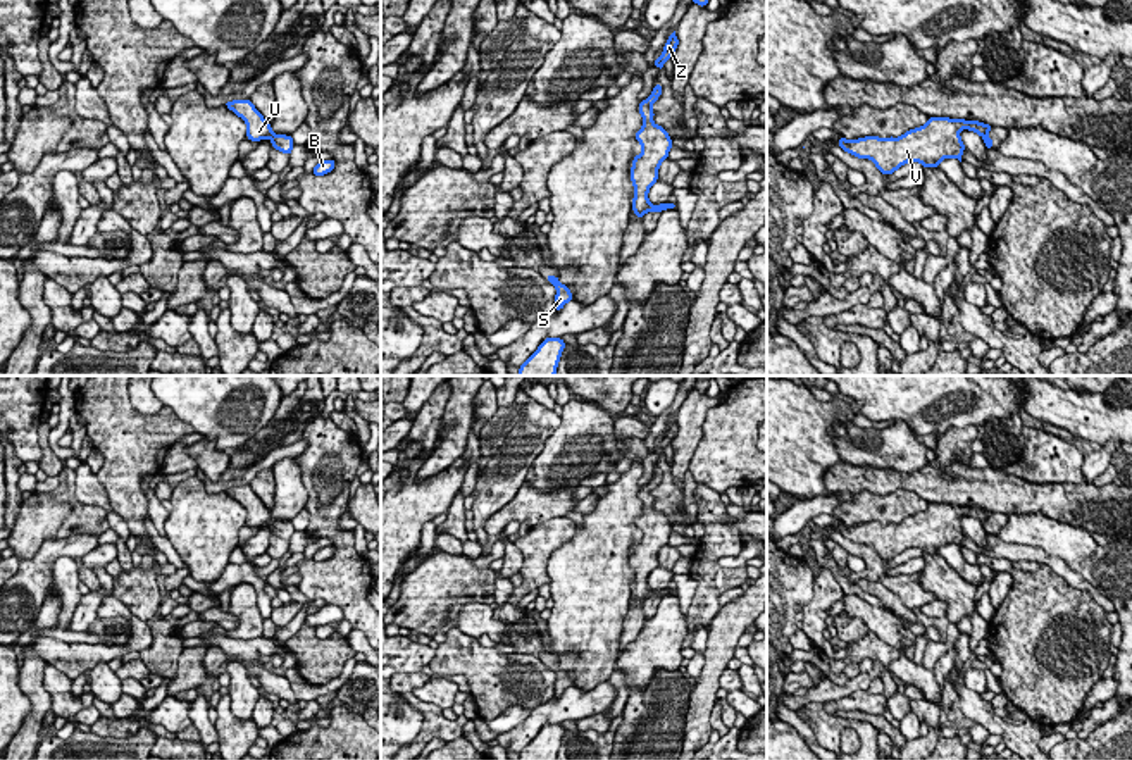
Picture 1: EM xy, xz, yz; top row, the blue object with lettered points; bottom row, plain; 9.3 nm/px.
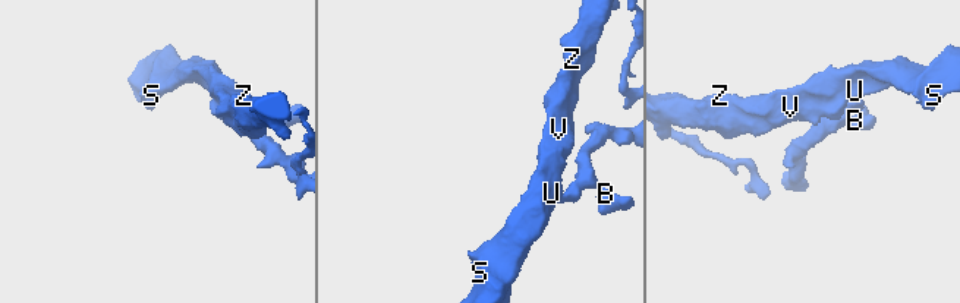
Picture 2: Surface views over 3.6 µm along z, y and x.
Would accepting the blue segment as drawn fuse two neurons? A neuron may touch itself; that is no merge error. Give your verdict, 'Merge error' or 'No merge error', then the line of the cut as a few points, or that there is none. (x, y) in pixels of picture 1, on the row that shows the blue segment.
Merge error. Split along xy (273, 133), (266, 137)

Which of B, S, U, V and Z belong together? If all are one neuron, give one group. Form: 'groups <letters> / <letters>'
groups B / S U V Z

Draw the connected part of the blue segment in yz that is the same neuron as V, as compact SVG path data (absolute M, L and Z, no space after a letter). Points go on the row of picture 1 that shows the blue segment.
M929 117L925 126L899 138L865 136L849 141L841 136L837 145L858 159L870 159L882 174L893 174L906 162L920 162L924 167L939 167L939 162L949 157L961 162L965 145L960 131L970 129L986 136L991 128L979 121Z

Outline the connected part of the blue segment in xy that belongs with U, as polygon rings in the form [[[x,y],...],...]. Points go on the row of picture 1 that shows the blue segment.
[[[250,98],[226,102],[224,105],[246,122],[246,138],[248,140],[260,141],[272,134],[271,124],[255,109],[255,105],[250,102]]]

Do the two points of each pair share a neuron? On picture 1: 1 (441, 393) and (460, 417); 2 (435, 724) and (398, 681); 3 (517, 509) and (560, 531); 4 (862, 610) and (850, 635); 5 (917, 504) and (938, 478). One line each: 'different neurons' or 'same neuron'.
1: different neurons
2: same neuron
3: different neurons
4: different neurons
5: different neurons

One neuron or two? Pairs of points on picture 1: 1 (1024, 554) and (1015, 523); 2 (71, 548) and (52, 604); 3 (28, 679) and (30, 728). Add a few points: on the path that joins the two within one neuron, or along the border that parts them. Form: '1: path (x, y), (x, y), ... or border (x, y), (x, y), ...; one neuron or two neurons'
1: border (995, 535), (1003, 541), (1041, 547), (1058, 559); two neurons
2: border (50, 583), (33, 624); two neurons
3: path (35, 691), (37, 716); one neuron

